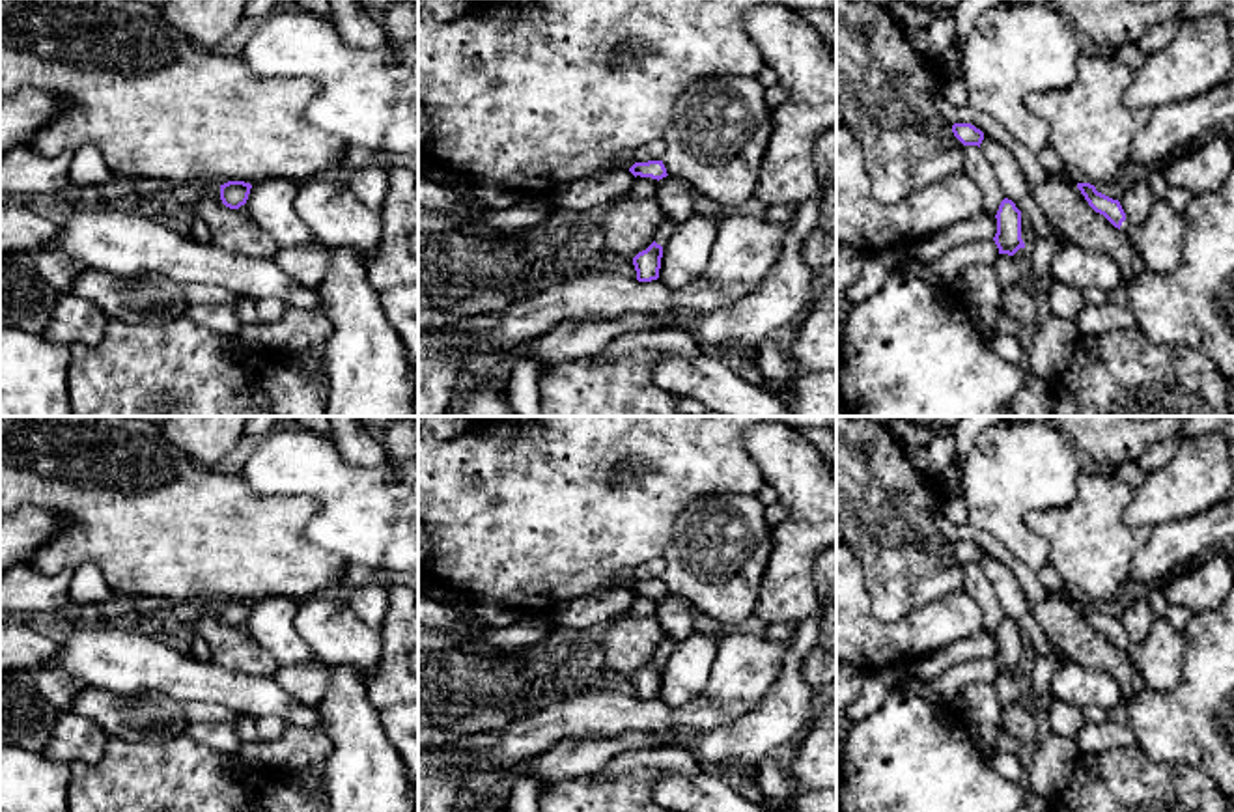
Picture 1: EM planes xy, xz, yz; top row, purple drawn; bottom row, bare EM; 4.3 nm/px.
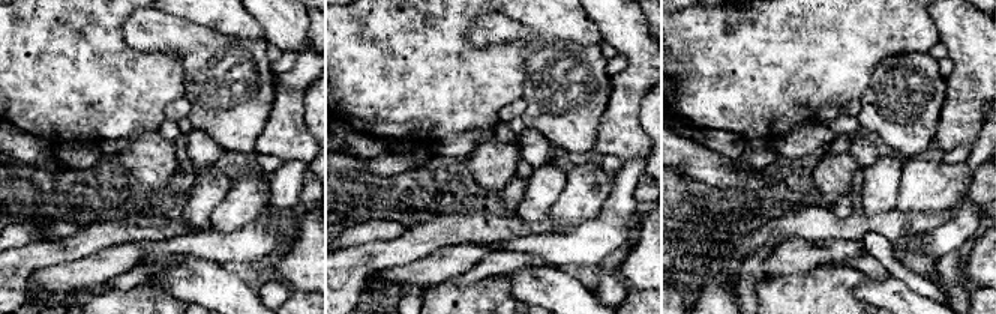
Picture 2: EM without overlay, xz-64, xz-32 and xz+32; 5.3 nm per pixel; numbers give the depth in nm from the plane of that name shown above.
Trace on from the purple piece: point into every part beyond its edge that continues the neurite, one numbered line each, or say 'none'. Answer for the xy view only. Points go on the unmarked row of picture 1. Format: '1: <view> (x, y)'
none

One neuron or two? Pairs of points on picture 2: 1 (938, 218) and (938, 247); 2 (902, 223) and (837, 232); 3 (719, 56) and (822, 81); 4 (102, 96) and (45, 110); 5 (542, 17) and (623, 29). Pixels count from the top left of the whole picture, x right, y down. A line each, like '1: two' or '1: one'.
1: two
2: one
3: one
4: one
5: two

